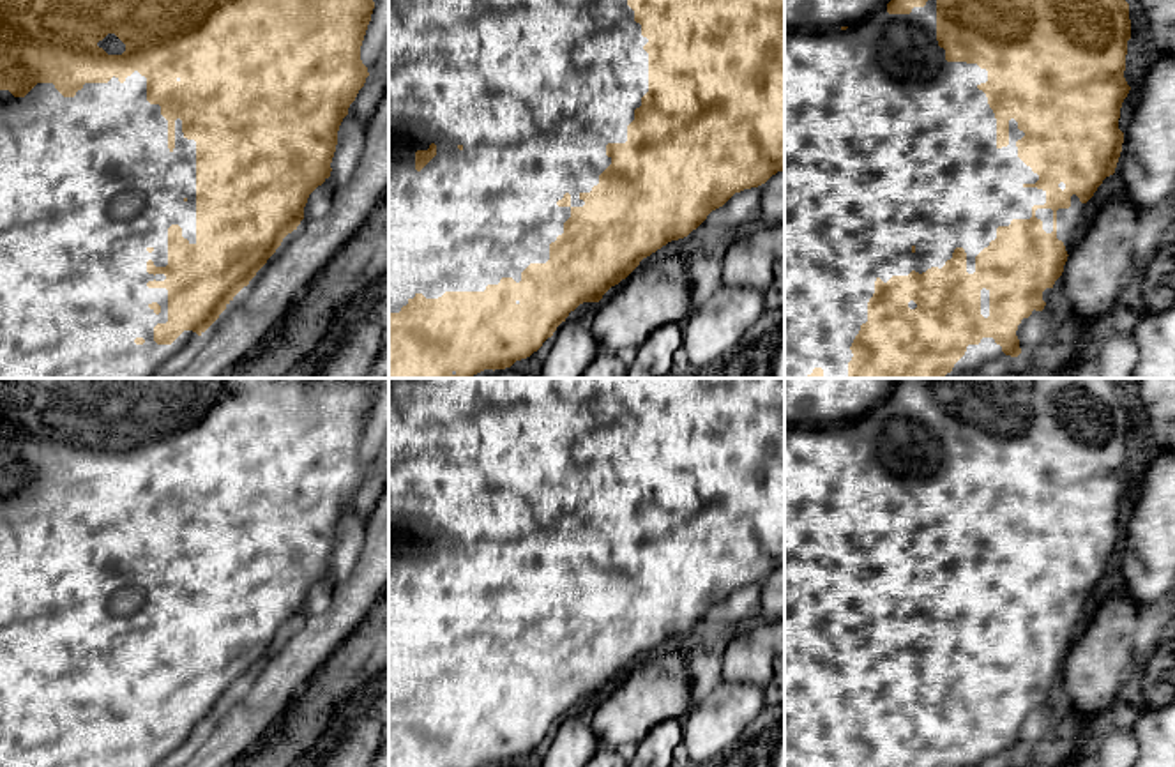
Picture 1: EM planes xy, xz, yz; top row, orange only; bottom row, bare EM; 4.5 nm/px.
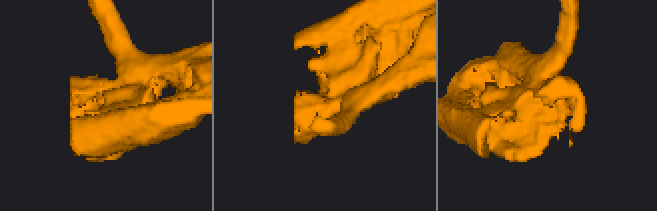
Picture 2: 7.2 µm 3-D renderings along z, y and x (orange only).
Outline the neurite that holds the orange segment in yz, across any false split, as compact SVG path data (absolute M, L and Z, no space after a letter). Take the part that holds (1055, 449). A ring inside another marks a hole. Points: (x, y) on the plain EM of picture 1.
M901 378L887 401L857 421L820 428L785 426L785 767L991 767L1018 753L1021 723L1044 705L1085 627L1088 596L1115 569L1124 539L1120 504L1131 486L1124 474L1129 435L1129 399L1111 378Z

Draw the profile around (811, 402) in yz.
M785 378L785 426L857 421L887 401L901 378Z

